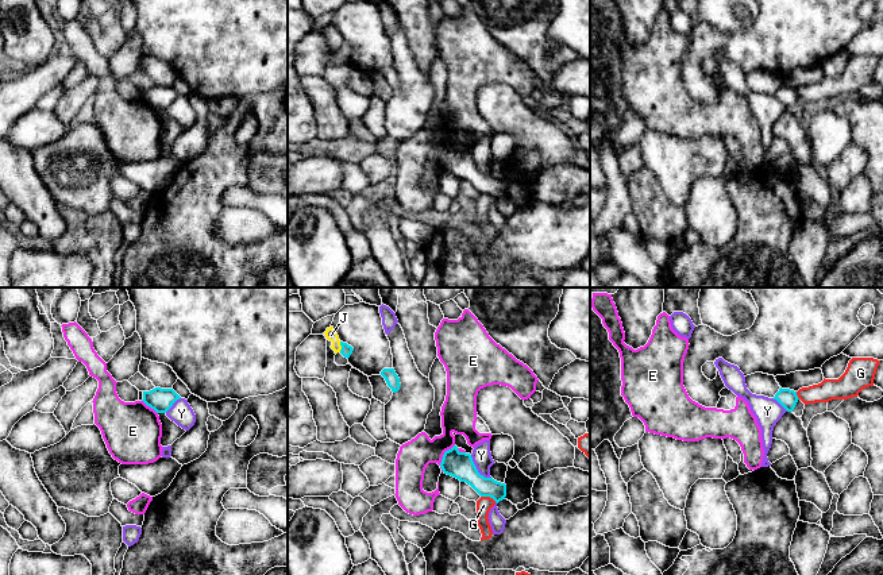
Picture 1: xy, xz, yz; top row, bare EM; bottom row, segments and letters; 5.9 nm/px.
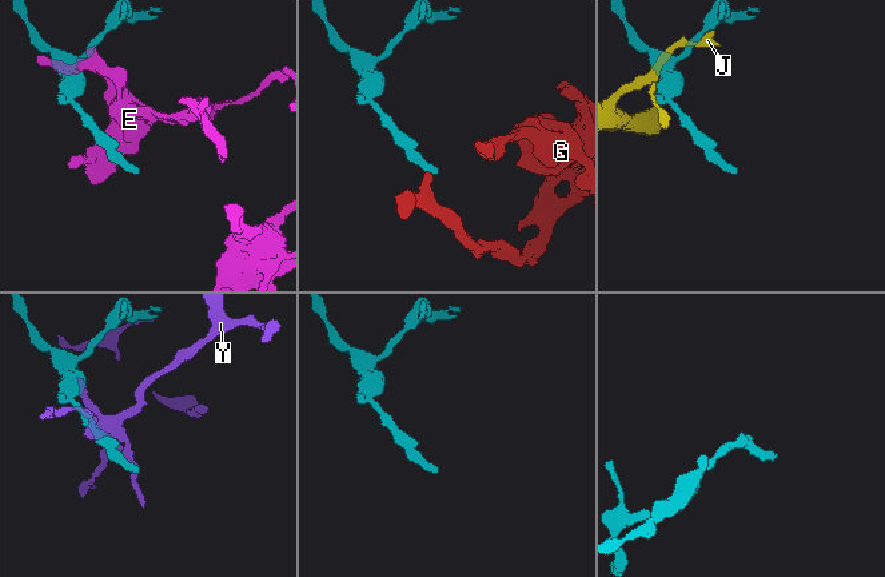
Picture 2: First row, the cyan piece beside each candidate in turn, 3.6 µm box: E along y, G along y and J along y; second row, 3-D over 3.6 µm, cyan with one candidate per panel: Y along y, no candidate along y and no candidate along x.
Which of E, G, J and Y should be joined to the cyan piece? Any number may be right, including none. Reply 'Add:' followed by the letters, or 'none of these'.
Add: none of these

